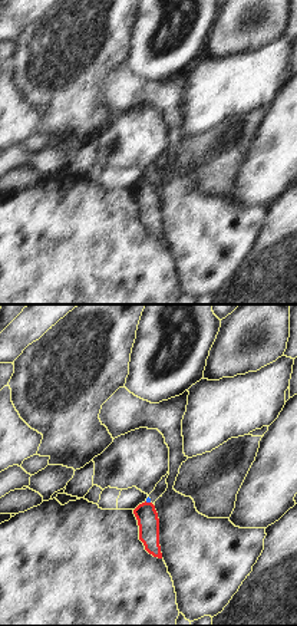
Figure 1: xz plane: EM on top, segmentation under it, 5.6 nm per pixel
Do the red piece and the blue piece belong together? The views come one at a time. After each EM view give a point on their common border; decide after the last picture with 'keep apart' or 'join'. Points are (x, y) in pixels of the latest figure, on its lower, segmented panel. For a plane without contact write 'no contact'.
meets red at (148, 503)

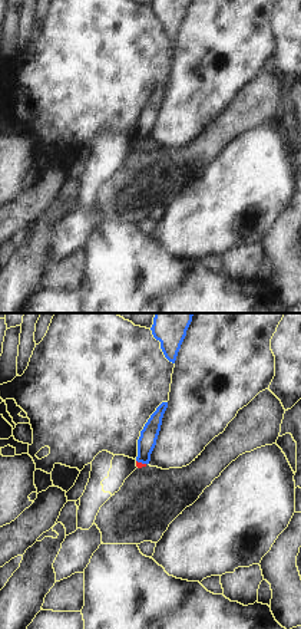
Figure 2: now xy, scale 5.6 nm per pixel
meets red at (141, 463)

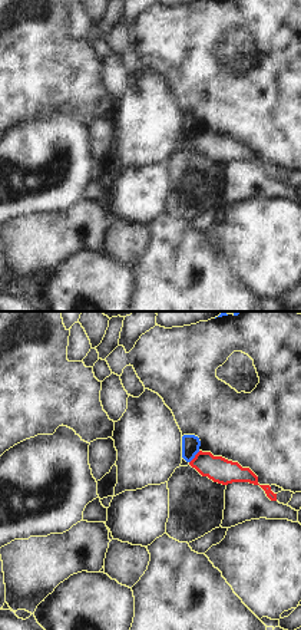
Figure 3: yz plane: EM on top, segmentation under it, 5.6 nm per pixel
meets red at (195, 457)

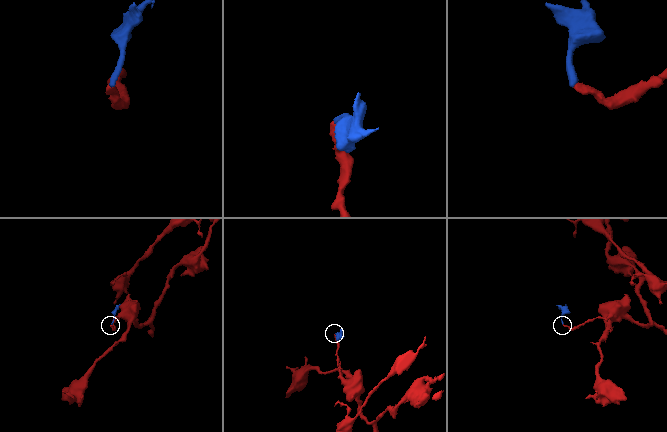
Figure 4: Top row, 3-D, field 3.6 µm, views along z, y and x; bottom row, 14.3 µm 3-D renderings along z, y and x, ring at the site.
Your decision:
keep apart

